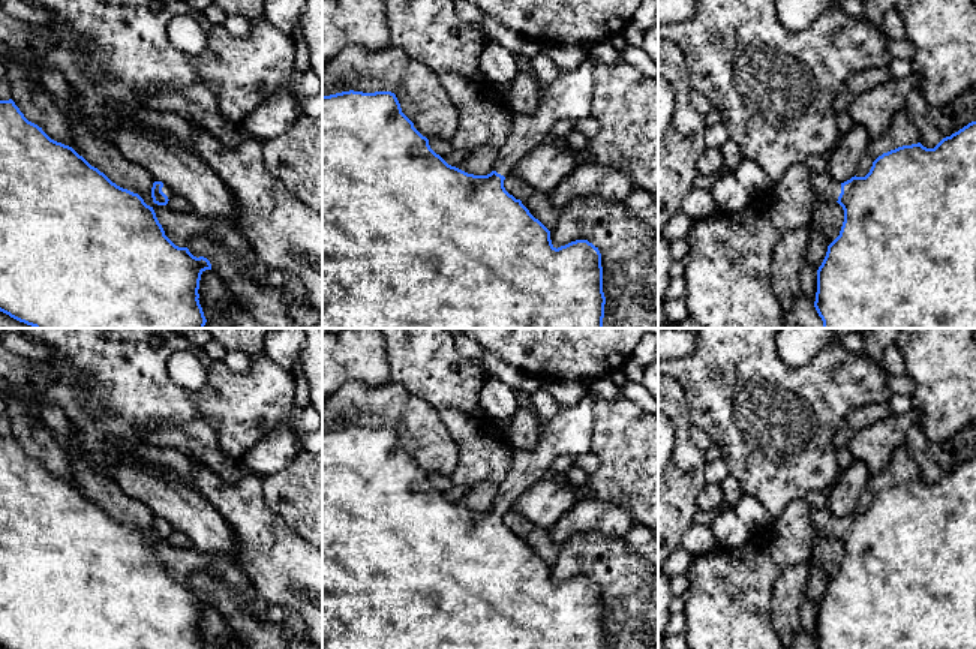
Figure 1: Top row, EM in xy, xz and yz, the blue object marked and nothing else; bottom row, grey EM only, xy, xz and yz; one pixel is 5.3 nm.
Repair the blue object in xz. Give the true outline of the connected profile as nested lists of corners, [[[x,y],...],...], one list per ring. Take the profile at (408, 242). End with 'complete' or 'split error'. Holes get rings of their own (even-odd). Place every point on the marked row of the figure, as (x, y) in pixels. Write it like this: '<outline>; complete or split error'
[[[588,55],[576,70],[562,73],[547,87],[534,115],[514,115],[510,136],[498,148],[493,171],[487,175],[468,174],[436,154],[429,139],[402,112],[391,91],[349,90],[322,96],[322,328],[603,328],[606,297],[598,247],[588,240],[576,240],[556,249],[550,231],[504,187],[504,180],[516,163],[535,147],[547,142],[558,123],[579,121],[591,115],[594,85],[595,60]]]; split error

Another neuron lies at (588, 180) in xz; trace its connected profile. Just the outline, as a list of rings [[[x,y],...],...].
[[[585,160],[549,196],[556,208],[564,208],[571,201],[586,198],[624,201],[634,187],[624,172]]]

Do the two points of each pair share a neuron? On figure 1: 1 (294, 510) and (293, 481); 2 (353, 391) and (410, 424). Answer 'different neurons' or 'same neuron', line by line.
1: same neuron
2: same neuron

